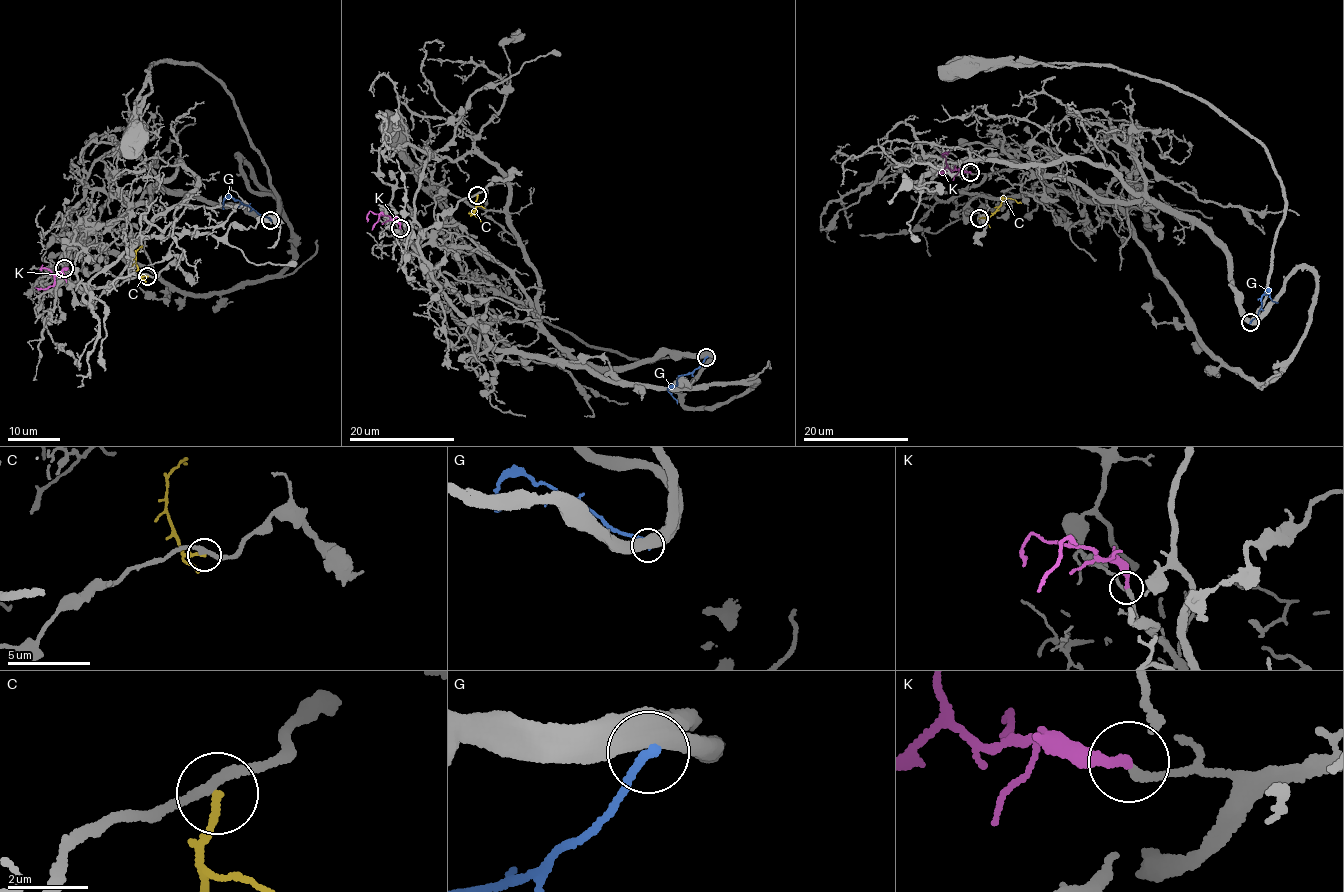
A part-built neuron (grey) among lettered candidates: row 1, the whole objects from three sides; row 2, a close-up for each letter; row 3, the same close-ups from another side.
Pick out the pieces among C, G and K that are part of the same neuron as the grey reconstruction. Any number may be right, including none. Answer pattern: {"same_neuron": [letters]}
{"same_neuron": ["K"]}

